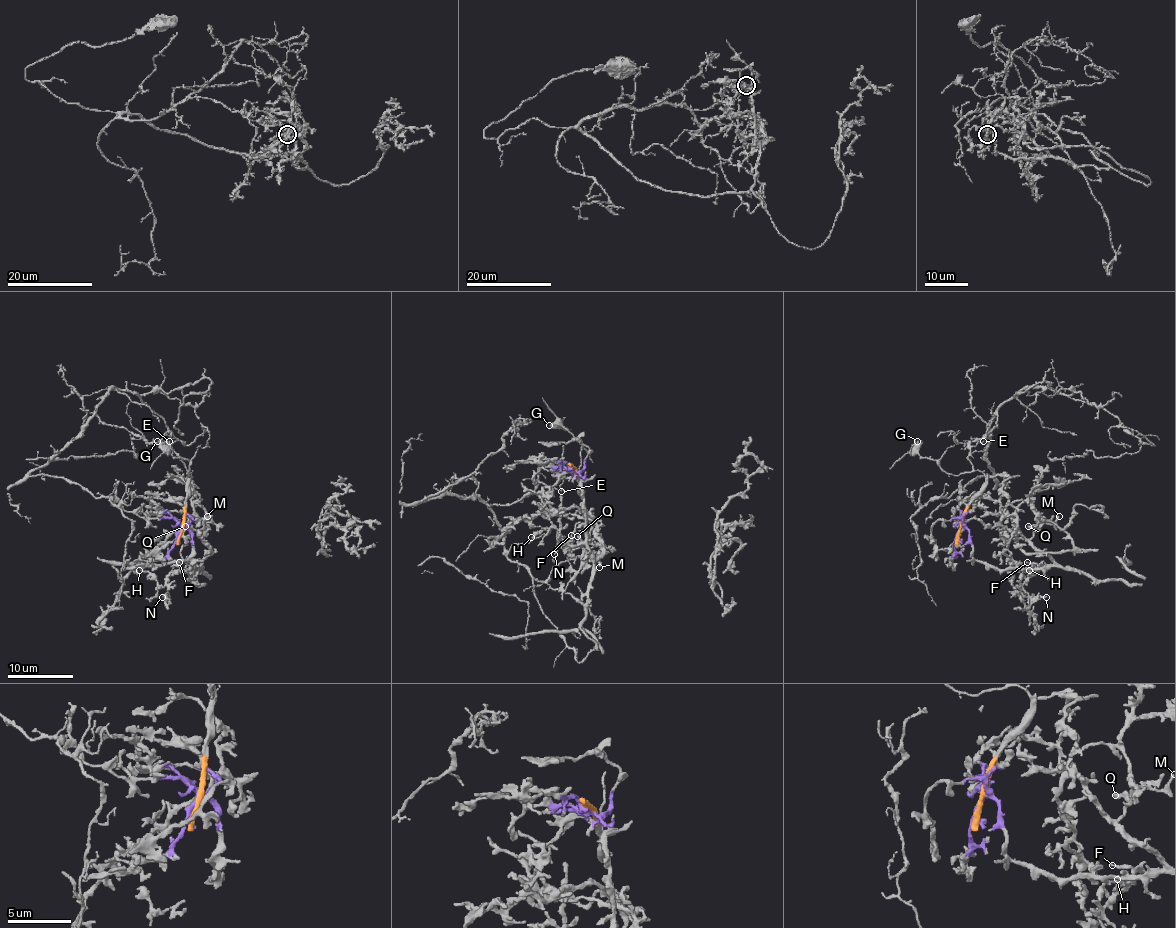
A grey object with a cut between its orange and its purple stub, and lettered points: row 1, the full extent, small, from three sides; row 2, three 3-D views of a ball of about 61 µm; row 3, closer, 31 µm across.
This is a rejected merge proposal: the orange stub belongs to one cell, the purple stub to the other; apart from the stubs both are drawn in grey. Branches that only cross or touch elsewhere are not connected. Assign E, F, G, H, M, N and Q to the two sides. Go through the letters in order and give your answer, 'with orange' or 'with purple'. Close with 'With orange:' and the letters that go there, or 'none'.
E: with orange
F: with purple
G: with orange
H: with purple
M: with purple
N: with purple
Q: with purple
With orange: E, G

